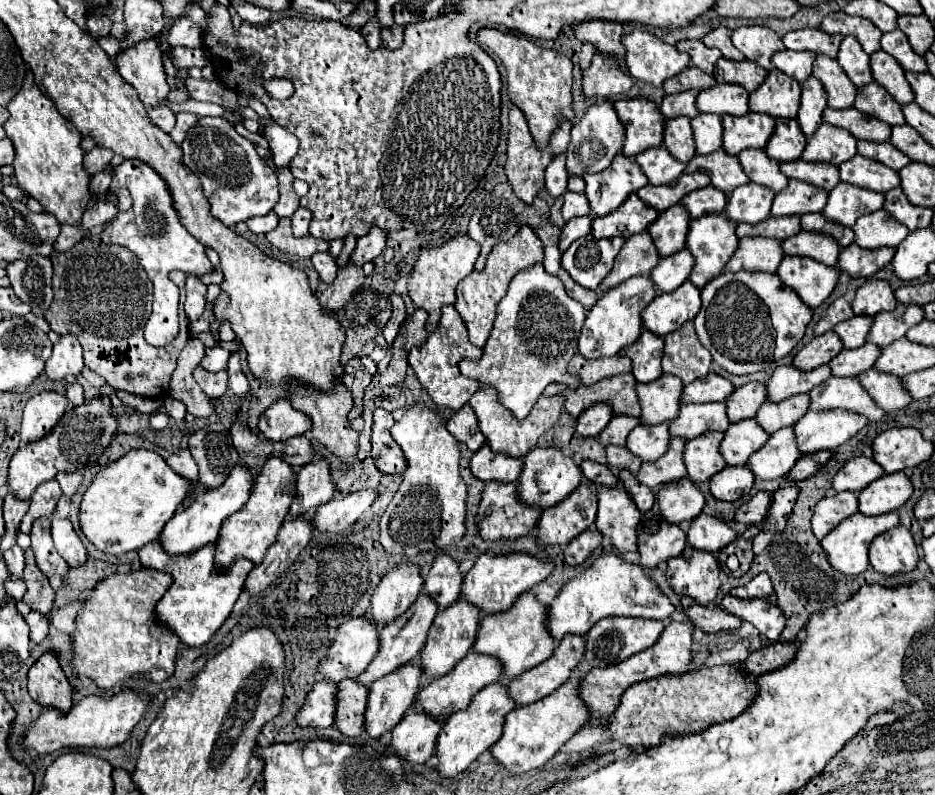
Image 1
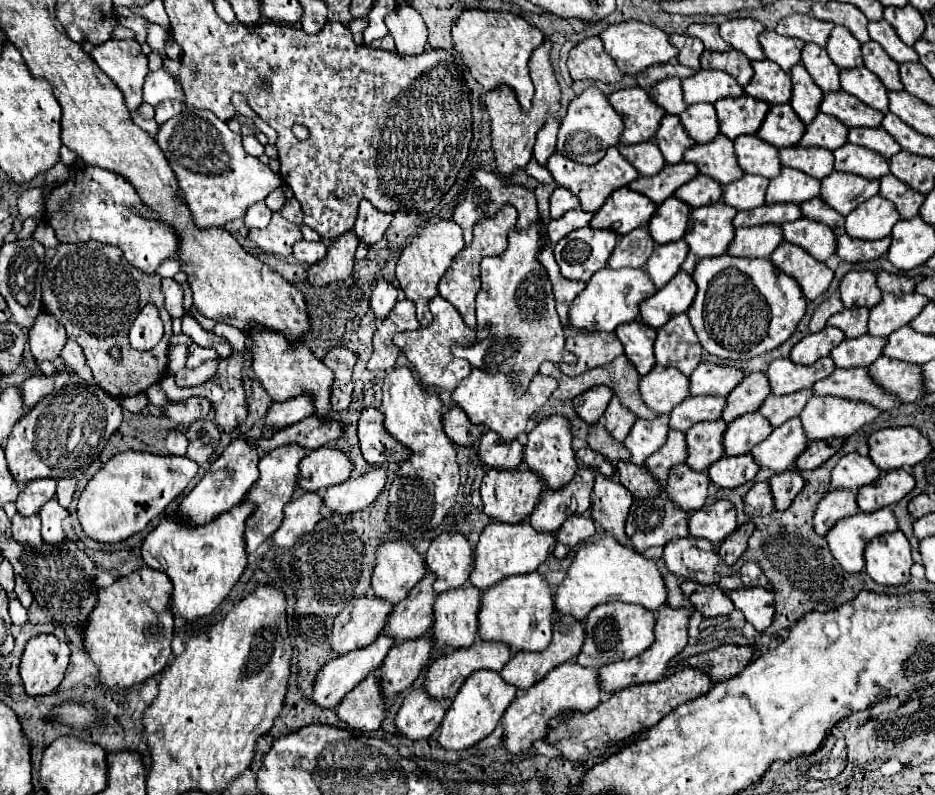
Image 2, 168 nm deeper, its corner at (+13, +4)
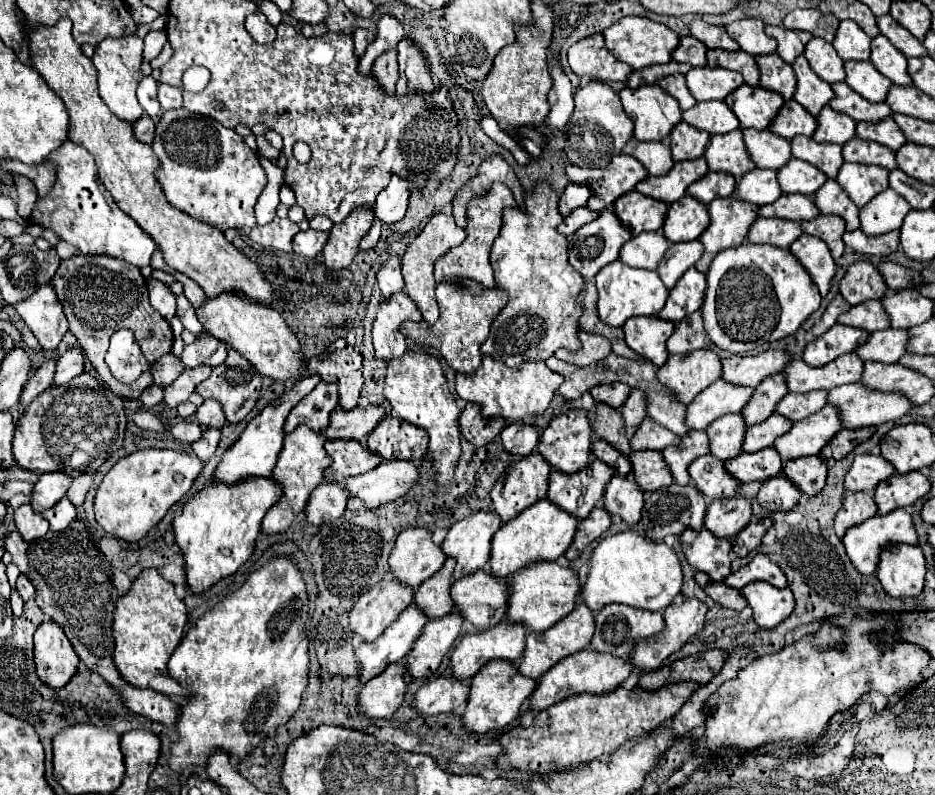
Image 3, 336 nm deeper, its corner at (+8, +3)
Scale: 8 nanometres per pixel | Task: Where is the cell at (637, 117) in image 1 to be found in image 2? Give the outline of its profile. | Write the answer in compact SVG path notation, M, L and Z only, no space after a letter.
M641 87L615 91L609 95L609 103L625 121L625 131L621 135L621 143L625 145L651 141L665 117L665 109L651 103L651 97Z

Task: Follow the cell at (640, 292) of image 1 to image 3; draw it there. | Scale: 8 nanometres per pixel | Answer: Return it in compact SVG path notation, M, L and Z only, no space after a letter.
M620 260L602 268L594 280L598 288L598 316L604 324L614 328L622 326L632 316L656 316L668 298L668 290L654 270L638 270Z

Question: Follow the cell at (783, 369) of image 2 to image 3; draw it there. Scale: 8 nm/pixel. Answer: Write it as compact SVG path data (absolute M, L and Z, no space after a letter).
M842 354L826 366L812 368L802 360L790 360L784 368L786 386L790 392L826 390L850 382L858 382L862 376L862 360L856 354Z

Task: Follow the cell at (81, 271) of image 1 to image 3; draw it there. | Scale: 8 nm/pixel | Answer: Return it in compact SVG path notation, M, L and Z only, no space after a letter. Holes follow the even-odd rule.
M76 254L76 256L60 262L60 266L52 278L52 284L54 284L60 304L64 306L64 314L70 322L70 332L78 340L78 348L92 362L98 378L104 382L104 386L110 388L120 398L126 398L126 400L140 398L142 390L152 384L152 372L144 370L140 374L140 378L134 380L132 384L122 384L110 374L110 370L104 362L104 354L108 350L110 336L122 328L128 328L134 332L136 344L140 346L148 364L158 362L172 348L174 336L172 336L170 324L160 316L160 312L156 312L150 306L148 286L146 286L144 276L140 274L140 268L136 268L124 260L116 260L110 254ZM128 298L134 298L134 300L128 300ZM148 332L152 332L152 338L146 338Z

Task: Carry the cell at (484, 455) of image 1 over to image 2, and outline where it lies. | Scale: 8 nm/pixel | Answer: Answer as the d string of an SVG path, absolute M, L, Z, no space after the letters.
M487 431L479 441L479 457L487 467L513 469L523 461L523 445L515 439L507 447L505 443L501 443L501 439L497 439L495 431Z

